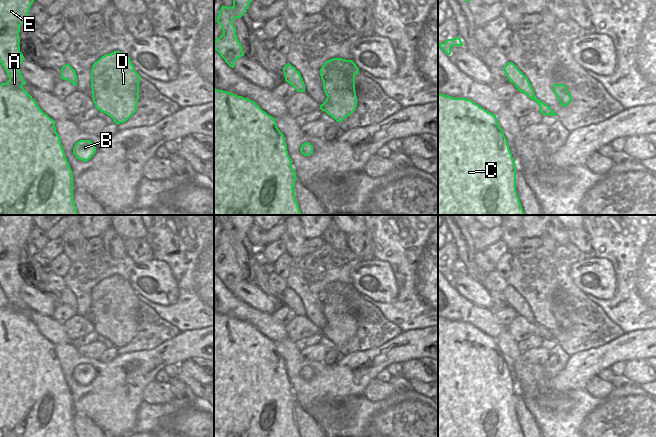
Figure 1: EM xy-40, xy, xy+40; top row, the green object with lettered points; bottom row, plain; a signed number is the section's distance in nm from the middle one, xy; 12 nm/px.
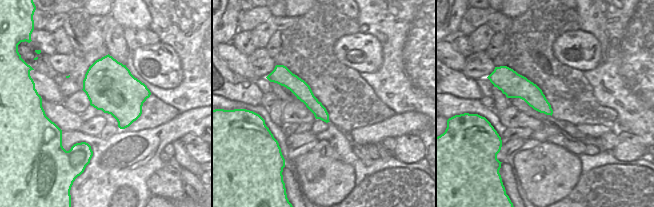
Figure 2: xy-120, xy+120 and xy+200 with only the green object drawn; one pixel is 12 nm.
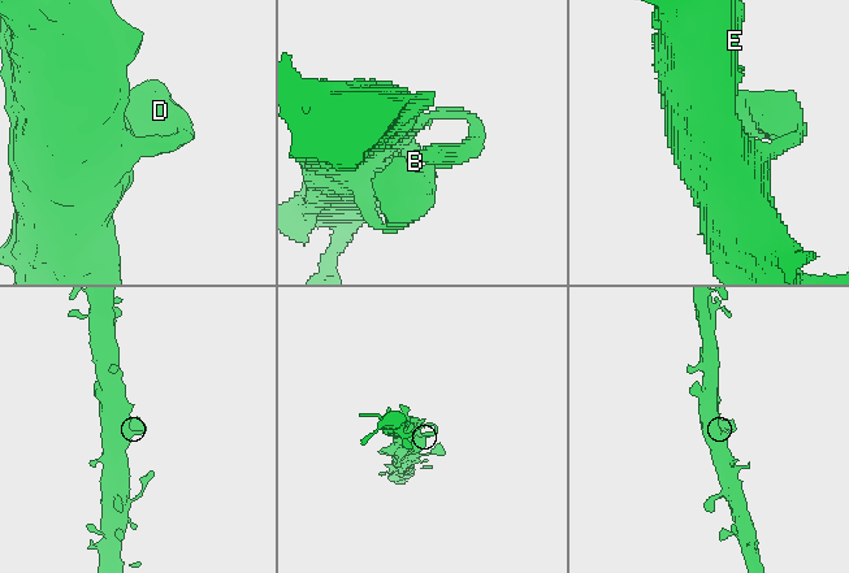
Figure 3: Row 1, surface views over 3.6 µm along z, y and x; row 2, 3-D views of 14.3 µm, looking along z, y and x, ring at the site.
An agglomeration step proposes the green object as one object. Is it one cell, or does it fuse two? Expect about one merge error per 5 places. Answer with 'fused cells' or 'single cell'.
single cell

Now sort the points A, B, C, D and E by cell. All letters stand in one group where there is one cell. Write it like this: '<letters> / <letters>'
A B C D E

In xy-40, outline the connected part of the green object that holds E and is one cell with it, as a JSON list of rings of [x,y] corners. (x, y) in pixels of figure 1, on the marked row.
[[[0,0],[0,63],[9,80],[0,84],[0,215],[78,215],[73,201],[73,173],[65,157],[61,140],[56,132],[55,121],[45,114],[36,101],[22,87],[26,84],[20,72],[20,65],[25,60],[20,52],[20,26],[28,20],[29,9],[34,0]]]

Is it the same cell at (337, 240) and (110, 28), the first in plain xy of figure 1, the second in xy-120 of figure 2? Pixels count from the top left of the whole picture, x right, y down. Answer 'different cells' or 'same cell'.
same cell

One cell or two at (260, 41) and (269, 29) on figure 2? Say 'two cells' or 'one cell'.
one cell

